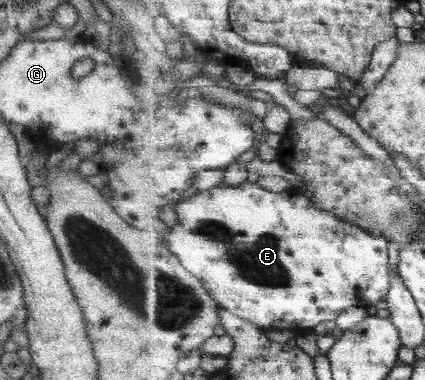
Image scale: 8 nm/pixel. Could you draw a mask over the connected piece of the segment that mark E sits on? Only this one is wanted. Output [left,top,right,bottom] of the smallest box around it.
[163,182,393,329]

